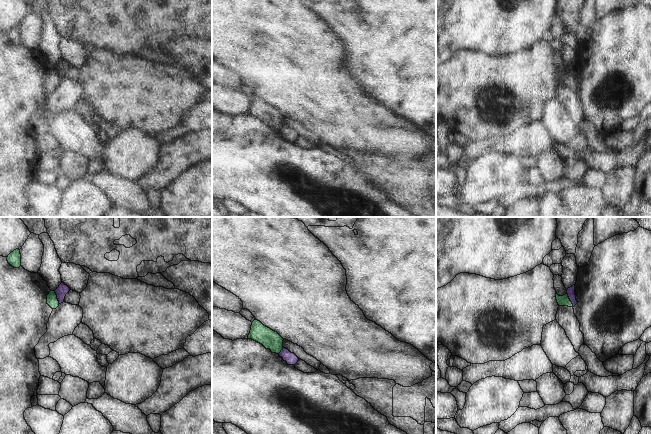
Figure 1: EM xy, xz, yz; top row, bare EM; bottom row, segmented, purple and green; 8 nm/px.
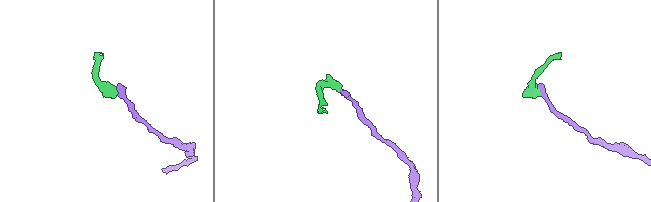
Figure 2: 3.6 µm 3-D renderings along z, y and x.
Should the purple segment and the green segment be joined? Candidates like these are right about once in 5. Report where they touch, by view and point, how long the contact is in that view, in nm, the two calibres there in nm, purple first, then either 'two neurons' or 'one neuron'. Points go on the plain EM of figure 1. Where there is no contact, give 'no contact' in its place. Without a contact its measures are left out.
yz (570, 76) | 120 nm | 60/90 nm | two neurons

